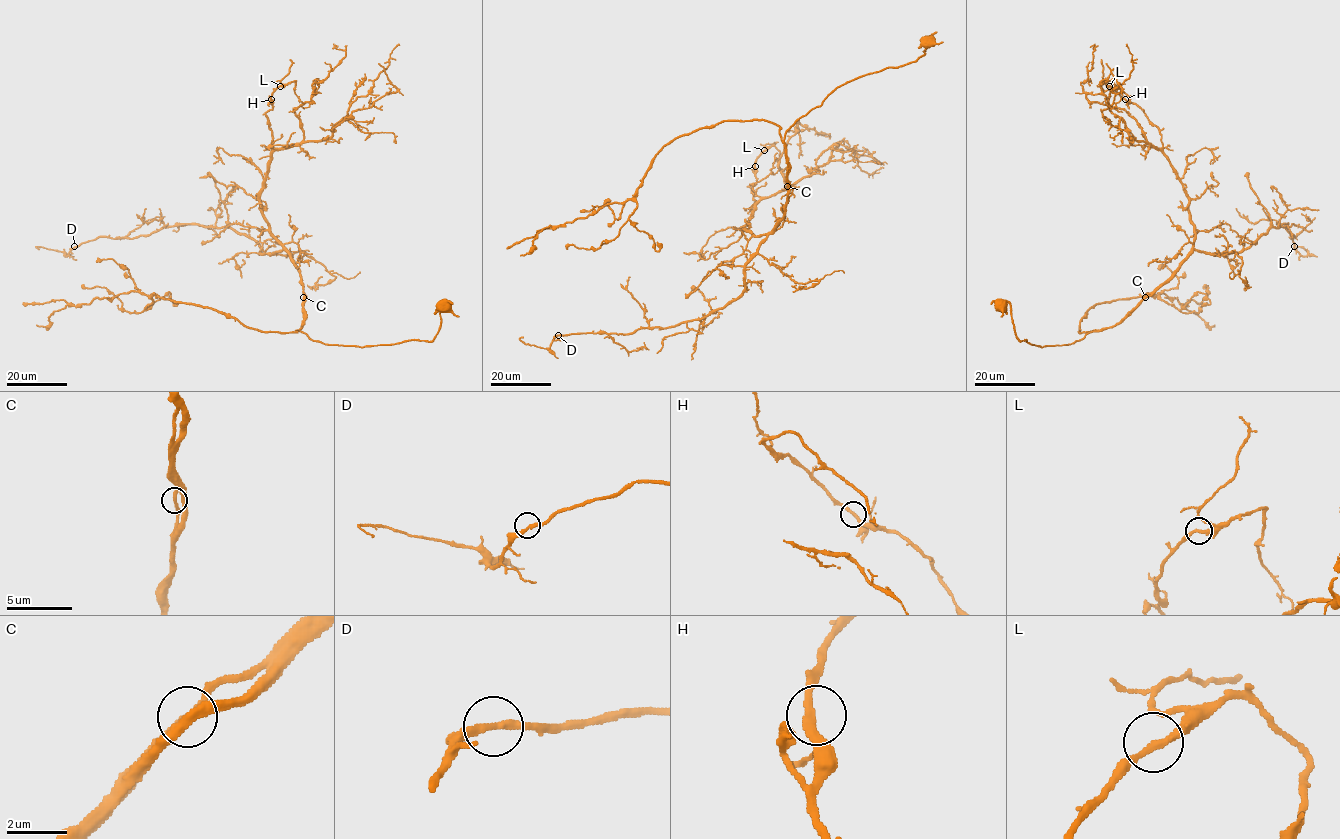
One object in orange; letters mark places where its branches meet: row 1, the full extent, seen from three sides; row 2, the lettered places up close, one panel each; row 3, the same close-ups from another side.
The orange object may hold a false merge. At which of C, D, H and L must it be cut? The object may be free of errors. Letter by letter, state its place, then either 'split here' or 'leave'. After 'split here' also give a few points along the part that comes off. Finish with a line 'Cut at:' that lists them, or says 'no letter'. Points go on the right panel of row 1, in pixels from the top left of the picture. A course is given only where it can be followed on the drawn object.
C: at (1145, 297); leave
D: at (1294, 246); leave
H: at (1125, 99); leave
L: at (1109, 86); leave
Cut at: no letter

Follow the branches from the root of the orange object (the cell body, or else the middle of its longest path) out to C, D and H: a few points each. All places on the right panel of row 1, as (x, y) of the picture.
C: (1000, 306), (1010, 304), (1020, 341), (1067, 345), (1115, 326), (1145, 297)
D: (1000, 306), (1010, 304), (1020, 341), (1067, 345), (1120, 323), (1194, 250), (1241, 252), (1284, 224), (1294, 246)
H: (1000, 306), (1010, 304), (1020, 341), (1070, 344), (1120, 323), (1191, 250), (1186, 191), (1160, 130), (1125, 99)

